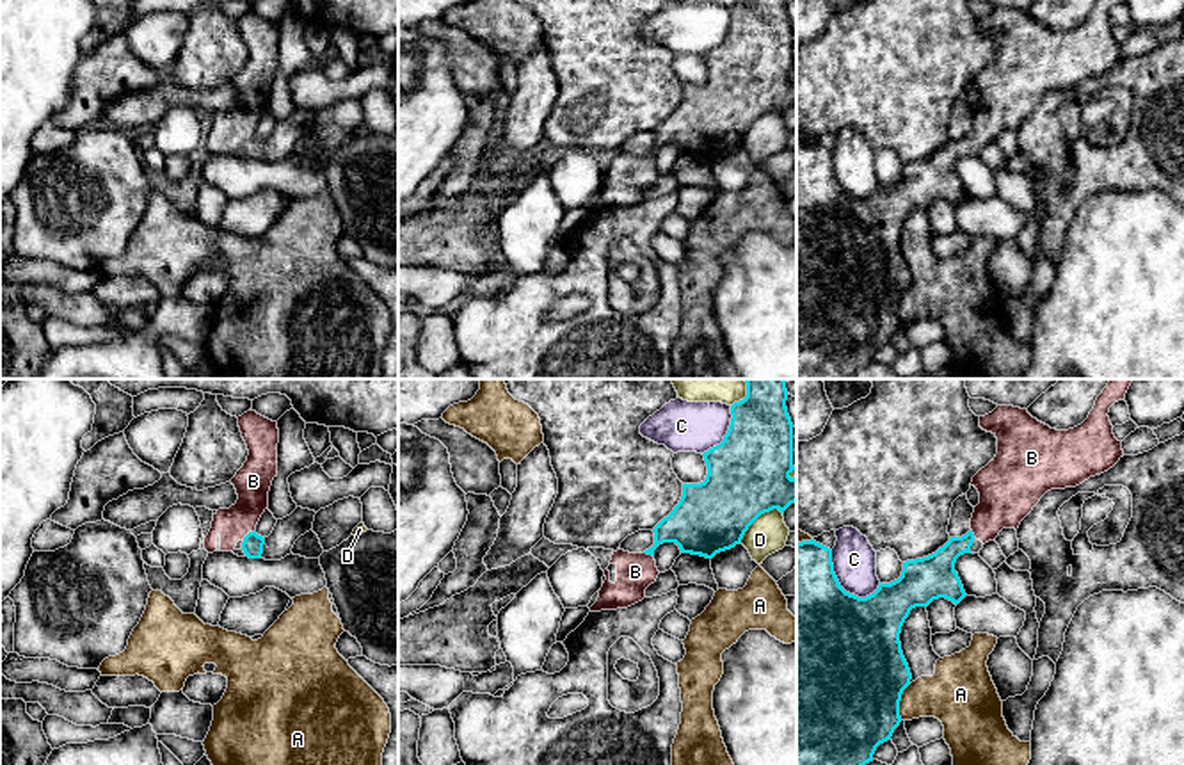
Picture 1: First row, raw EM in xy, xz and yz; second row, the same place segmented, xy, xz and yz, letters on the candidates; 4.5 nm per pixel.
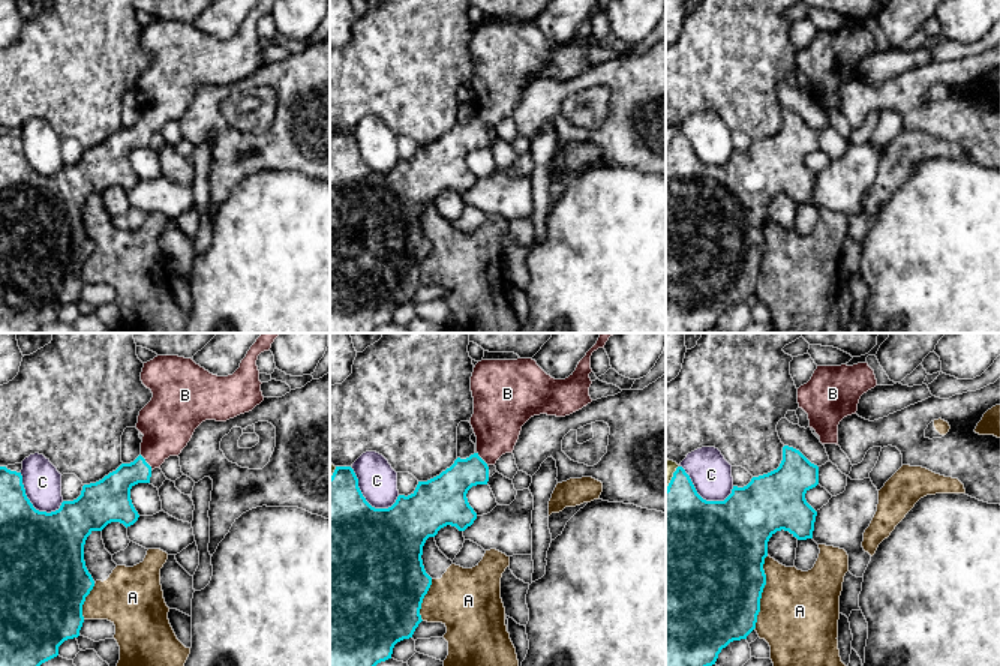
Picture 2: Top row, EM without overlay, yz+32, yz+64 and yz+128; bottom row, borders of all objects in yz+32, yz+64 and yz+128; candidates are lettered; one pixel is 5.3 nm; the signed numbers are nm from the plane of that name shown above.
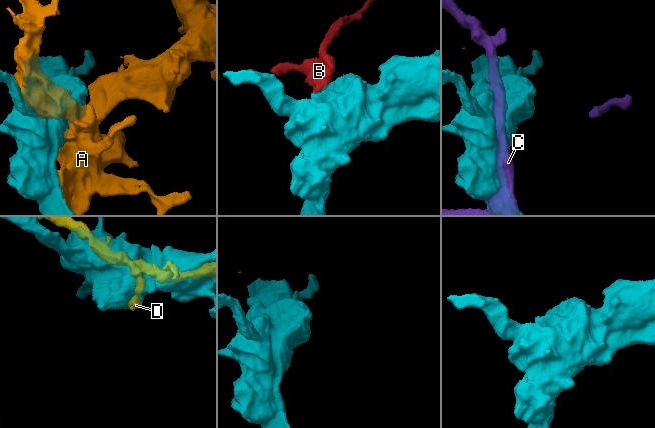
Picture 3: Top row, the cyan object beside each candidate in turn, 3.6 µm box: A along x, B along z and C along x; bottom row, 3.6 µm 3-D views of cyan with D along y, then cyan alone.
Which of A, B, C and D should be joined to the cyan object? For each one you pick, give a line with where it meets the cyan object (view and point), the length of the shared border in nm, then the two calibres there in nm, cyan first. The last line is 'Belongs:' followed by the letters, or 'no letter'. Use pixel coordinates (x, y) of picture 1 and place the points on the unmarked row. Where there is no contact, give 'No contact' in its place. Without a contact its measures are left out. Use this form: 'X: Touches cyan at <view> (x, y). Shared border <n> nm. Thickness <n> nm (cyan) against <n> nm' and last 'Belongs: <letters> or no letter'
B: Touches cyan at xy (249, 134). Shared border 80 nm. Thickness 100 nm (cyan) against 170 nm
Belongs: B

